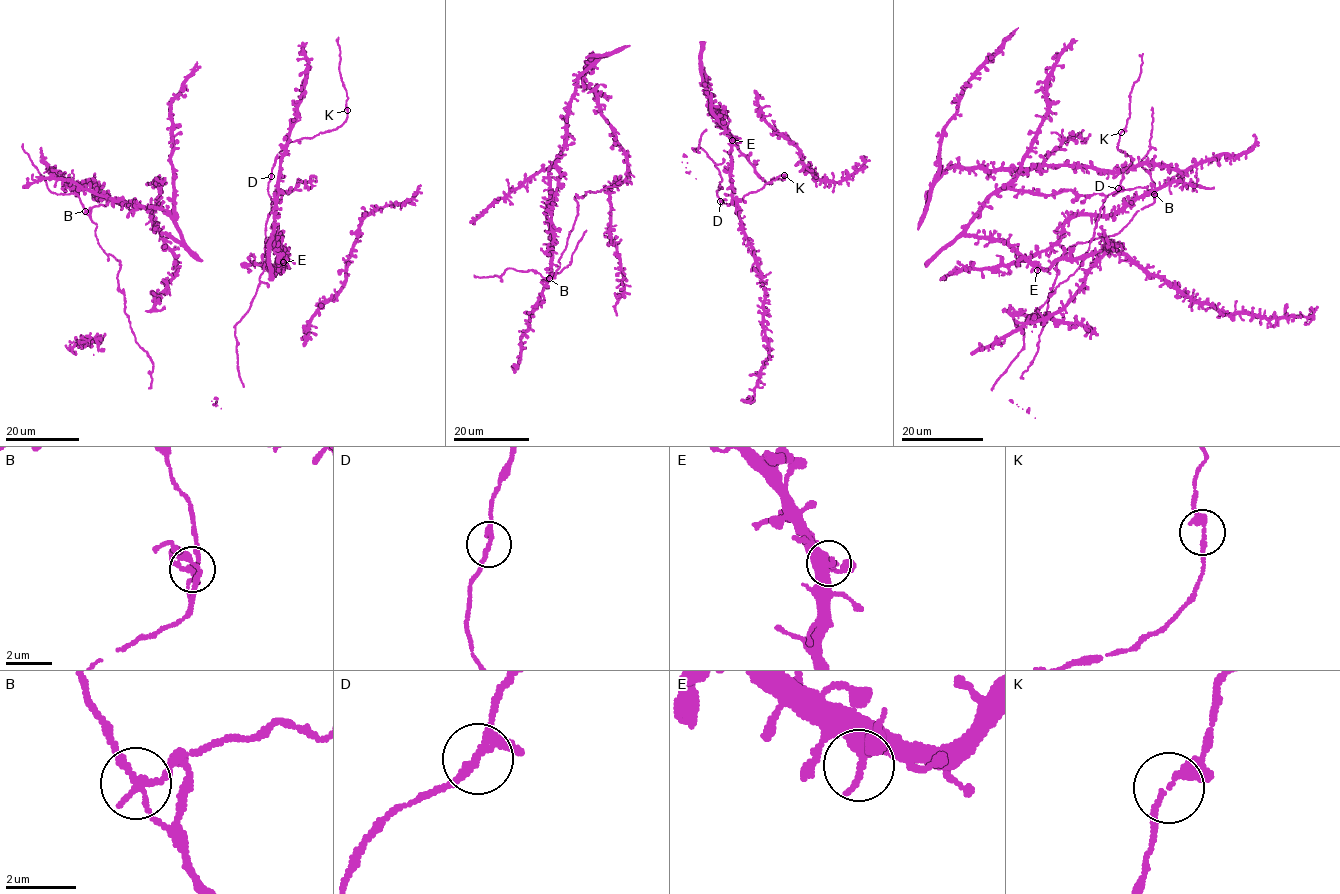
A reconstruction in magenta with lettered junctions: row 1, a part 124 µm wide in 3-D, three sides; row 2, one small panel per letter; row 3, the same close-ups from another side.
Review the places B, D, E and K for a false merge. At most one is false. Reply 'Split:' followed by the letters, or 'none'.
Split: B

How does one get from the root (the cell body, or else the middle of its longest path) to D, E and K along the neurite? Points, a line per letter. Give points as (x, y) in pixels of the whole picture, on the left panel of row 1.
D: (274, 237), (266, 238), (265, 227), (271, 210), (267, 186), (271, 177)
E: (274, 237), (283, 262)
K: (274, 237), (266, 238), (265, 227), (275, 158), (290, 142), (336, 129), (347, 110)

